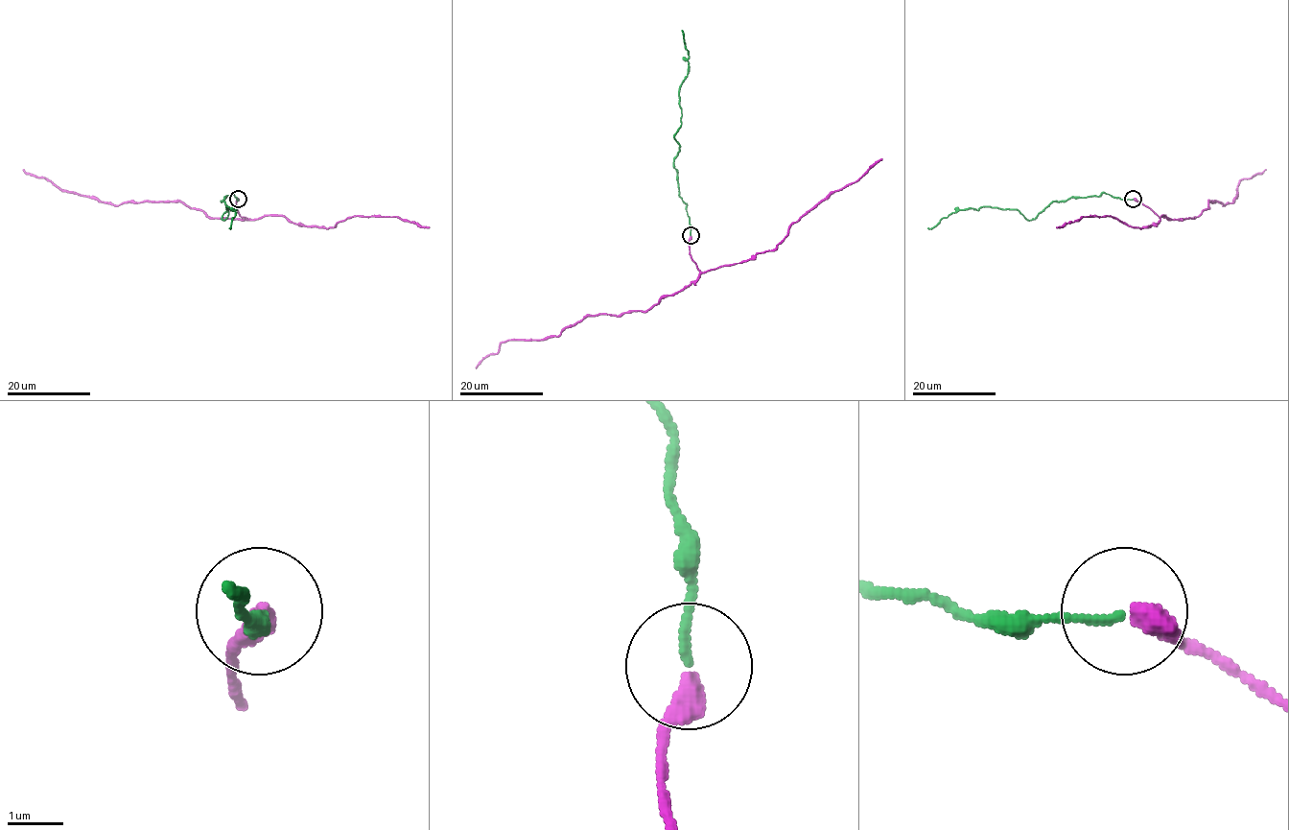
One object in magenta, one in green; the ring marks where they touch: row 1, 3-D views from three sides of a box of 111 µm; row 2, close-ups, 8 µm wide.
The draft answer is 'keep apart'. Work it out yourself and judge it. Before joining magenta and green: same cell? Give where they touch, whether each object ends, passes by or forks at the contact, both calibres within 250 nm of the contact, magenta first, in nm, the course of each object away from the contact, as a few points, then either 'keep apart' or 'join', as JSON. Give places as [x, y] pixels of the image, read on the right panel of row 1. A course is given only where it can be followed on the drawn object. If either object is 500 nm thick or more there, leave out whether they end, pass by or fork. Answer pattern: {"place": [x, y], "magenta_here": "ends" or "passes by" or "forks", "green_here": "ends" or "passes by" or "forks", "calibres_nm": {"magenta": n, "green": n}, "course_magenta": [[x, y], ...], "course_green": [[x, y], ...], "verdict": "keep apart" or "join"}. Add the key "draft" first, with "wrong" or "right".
{"draft": "wrong", "place": [1133, 199], "magenta_here": "ends", "green_here": "ends", "calibres_nm": {"magenta": 400, "green": 130}, "course_magenta": [[1133, 199], [1160, 217], [1196, 218], [1208, 208], [1209, 201], [1222, 205], [1232, 203], [1241, 180], [1266, 170]], "course_green": [[1133, 199], [1103, 193], [1070, 197], [1050, 203], [1031, 220], [1016, 209], [958, 209], [928, 227]], "verdict": "join"}

